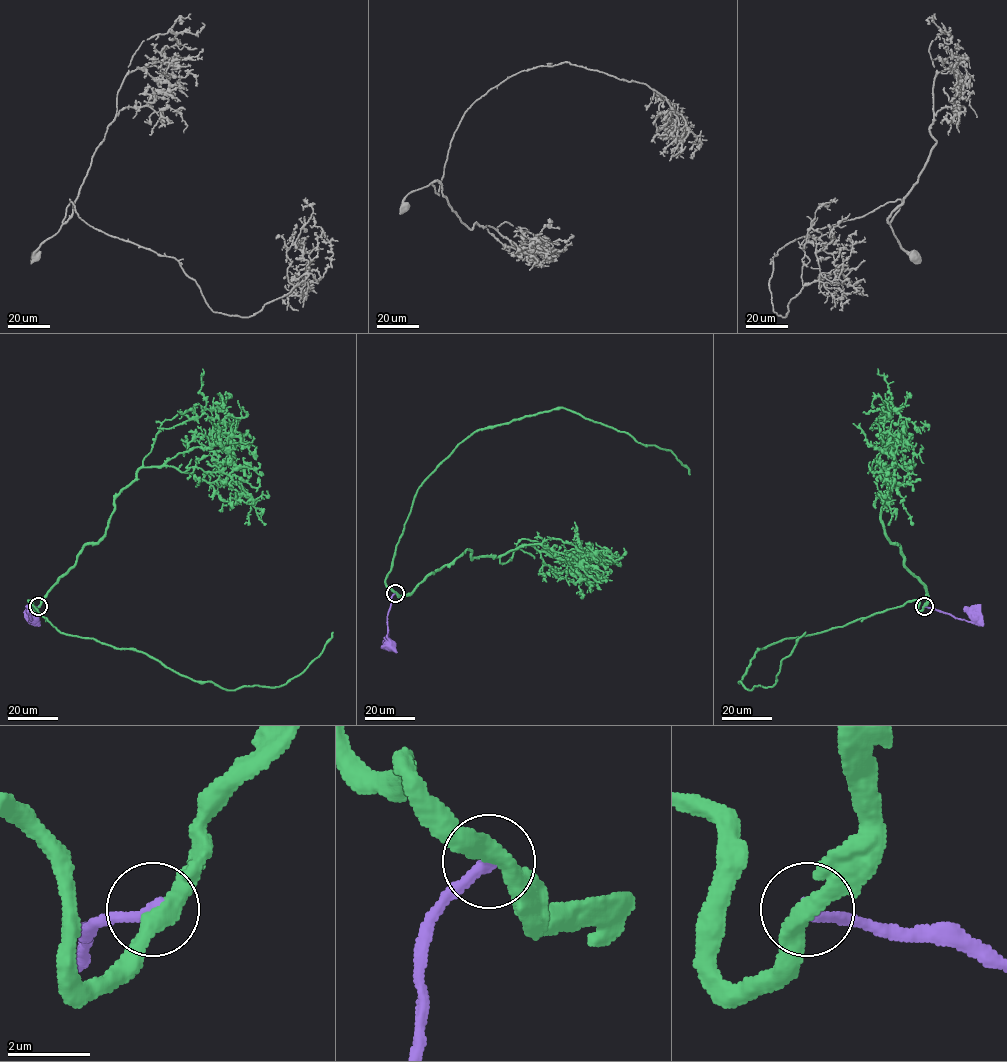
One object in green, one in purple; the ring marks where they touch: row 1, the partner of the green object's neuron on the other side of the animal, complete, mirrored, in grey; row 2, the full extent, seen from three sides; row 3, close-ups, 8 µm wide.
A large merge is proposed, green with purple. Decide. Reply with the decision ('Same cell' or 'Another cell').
Same cell

